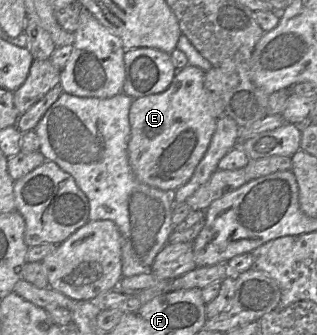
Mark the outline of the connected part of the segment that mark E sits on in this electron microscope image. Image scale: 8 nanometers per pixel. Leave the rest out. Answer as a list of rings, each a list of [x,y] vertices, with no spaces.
[[[188,64],[177,70],[171,84],[163,92],[133,99],[129,110],[131,133],[127,152],[132,172],[140,182],[172,194],[193,175],[196,166],[207,151],[217,121],[210,110],[204,75],[205,71]]]

